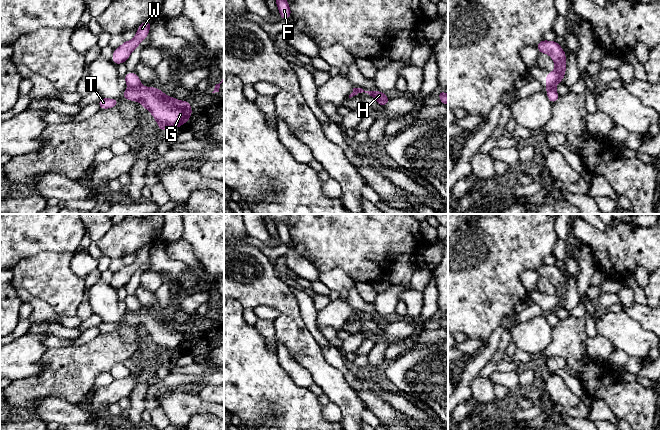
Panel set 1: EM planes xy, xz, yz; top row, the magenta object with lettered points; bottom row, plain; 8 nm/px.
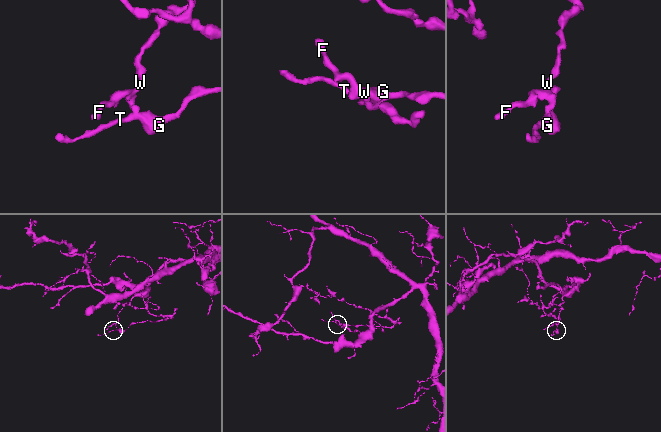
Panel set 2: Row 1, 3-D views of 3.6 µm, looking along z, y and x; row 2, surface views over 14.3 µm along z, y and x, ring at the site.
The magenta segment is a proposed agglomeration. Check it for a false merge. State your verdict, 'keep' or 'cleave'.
cleave

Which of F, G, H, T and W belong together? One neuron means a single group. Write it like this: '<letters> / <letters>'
F W / G H T

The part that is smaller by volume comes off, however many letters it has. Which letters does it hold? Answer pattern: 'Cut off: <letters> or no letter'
Cut off: G, H, T

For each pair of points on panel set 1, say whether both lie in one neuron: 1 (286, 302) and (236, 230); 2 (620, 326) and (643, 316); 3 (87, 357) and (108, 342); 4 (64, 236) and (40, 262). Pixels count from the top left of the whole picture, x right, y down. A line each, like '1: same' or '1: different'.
1: different
2: different
3: same
4: different

